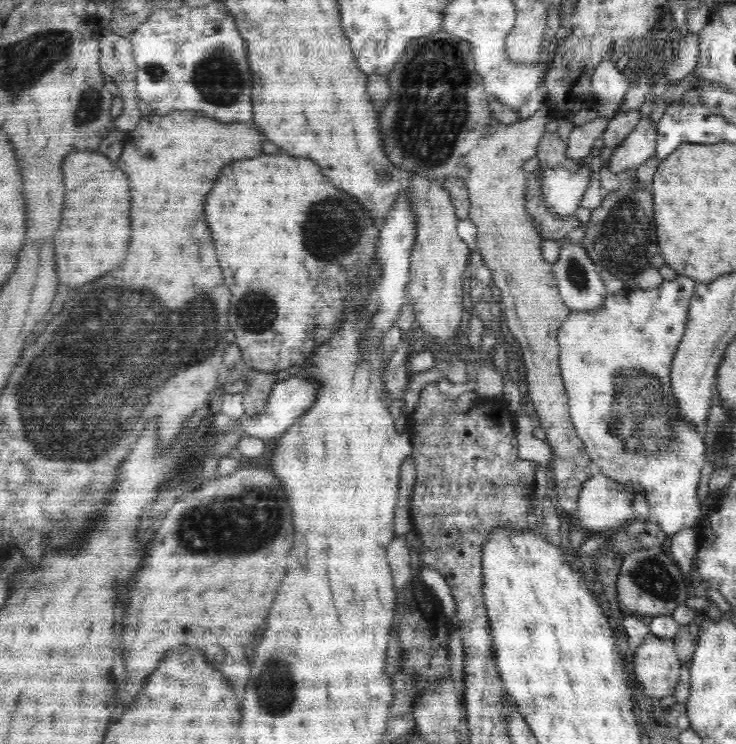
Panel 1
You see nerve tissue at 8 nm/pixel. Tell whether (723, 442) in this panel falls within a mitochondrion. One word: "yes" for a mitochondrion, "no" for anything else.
yes

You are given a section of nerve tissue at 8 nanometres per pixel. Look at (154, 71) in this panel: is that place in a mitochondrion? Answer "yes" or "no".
yes

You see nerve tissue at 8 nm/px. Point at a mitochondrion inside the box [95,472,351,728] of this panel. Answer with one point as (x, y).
(254, 516)

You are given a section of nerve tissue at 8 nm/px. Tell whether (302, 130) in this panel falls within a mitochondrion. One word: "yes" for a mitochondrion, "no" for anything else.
no

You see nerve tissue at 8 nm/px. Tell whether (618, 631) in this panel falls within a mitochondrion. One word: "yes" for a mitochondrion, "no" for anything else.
no

